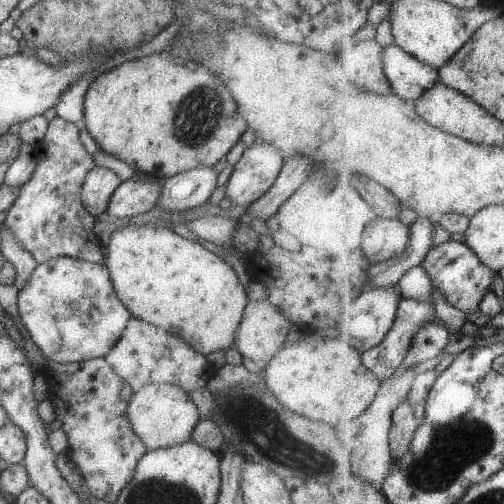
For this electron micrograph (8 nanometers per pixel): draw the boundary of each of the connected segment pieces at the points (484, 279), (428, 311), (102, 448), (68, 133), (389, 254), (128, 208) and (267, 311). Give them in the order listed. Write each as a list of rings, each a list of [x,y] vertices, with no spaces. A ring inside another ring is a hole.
[[[449,239],[432,246],[425,260],[420,264],[430,274],[434,286],[446,302],[466,314],[479,311],[481,301],[491,290],[498,272],[487,266],[466,243]]]
[[[403,297],[388,336],[380,345],[362,353],[365,366],[369,367],[381,382],[393,376],[403,364],[420,326],[437,320],[432,304]]]
[[[104,357],[72,363],[45,359],[40,370],[41,375],[45,376],[47,392],[51,392],[49,398],[65,396],[57,398],[63,406],[57,406],[55,414],[61,422],[60,429],[67,437],[68,459],[75,464],[91,497],[114,503],[121,488],[133,476],[137,461],[146,451],[146,446],[133,432],[126,417],[125,409],[134,391],[117,376]]]
[[[57,116],[48,121],[45,134],[37,144],[35,168],[29,180],[20,186],[20,193],[6,211],[3,222],[36,264],[55,257],[73,257],[104,264],[105,251],[91,228],[85,228],[87,218],[91,216],[80,197],[85,175],[94,165],[91,155],[79,141],[79,129],[75,123]],[[79,218],[85,218],[85,222]]]
[[[375,217],[364,230],[362,248],[368,261],[378,265],[402,255],[411,239],[410,226],[401,219]]]
[[[127,179],[111,193],[106,211],[113,218],[131,218],[153,208],[160,197],[161,182],[157,179]]]
[[[267,299],[262,301],[248,300],[236,330],[233,346],[241,353],[246,364],[254,363],[261,369],[287,342],[285,335],[292,325],[282,310],[273,306]]]

